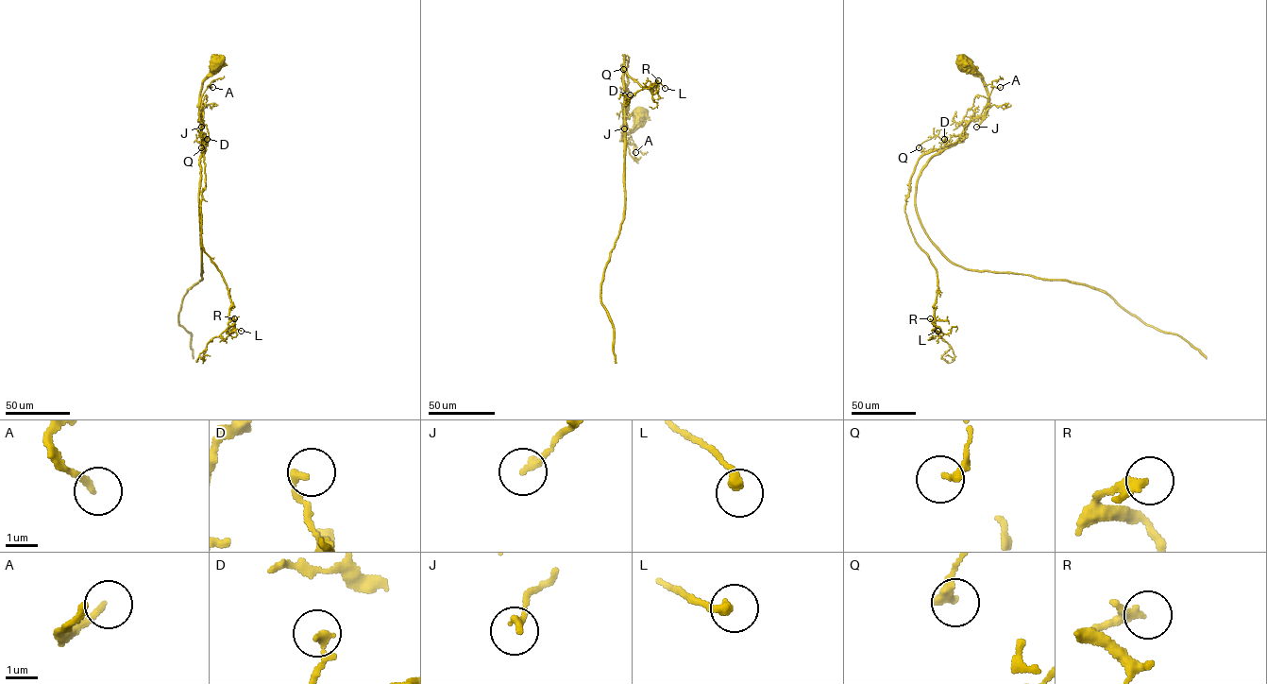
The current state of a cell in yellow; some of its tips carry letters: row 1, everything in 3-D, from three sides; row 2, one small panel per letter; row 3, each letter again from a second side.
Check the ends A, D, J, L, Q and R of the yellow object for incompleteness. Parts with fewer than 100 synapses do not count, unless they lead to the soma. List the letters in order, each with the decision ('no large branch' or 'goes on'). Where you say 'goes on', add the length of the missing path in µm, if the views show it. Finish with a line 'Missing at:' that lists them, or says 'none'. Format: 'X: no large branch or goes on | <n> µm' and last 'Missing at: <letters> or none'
A: no large branch
D: no large branch
J: no large branch
L: no large branch
Q: no large branch
R: no large branch
Missing at: none

